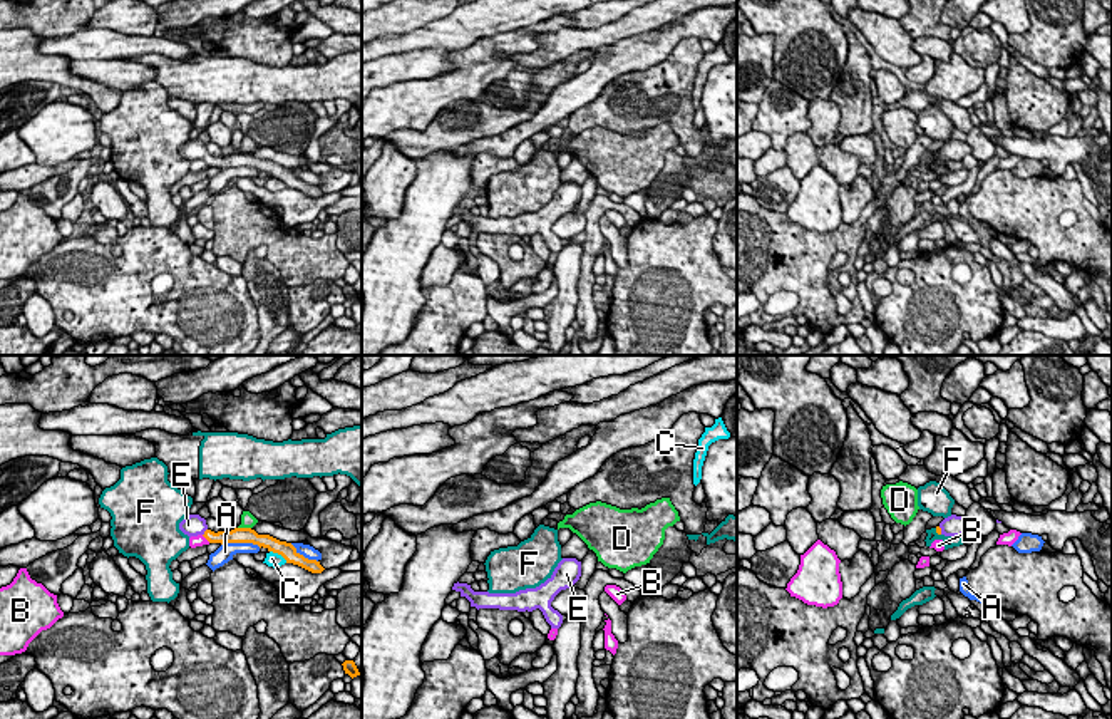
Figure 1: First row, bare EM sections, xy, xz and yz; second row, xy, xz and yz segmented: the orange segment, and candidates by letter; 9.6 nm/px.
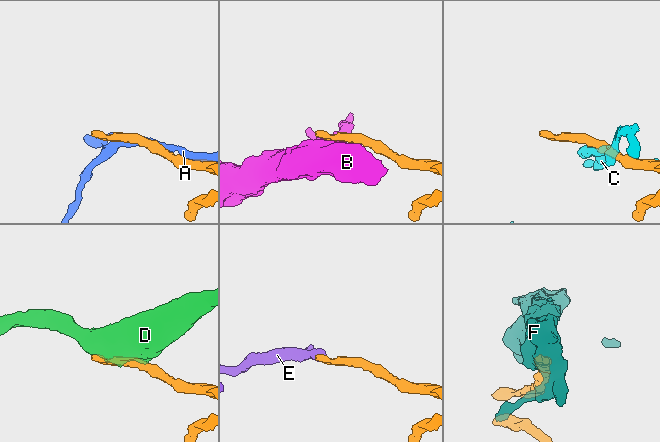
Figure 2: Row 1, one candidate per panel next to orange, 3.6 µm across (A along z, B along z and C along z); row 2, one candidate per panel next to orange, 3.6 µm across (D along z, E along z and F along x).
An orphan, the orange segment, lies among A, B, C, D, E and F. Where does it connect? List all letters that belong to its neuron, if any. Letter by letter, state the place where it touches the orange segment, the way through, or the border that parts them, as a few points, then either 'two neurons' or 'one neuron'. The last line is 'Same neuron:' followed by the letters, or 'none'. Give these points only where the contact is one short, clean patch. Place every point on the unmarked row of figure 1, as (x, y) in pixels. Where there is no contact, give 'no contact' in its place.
A: contact xy (241, 166); two neurons
B: contact xy (206, 163); two neurons
C: contact xy (278, 178); border xy (270, 175), (287, 186); two neurons
D: contact xy (245, 153); two neurons
E: contact xy (205, 156); way xy (221, 161), (211, 161), (205, 156), (193, 150); one neuron
F: contact yz (936, 156); border yz (935, 153), (940, 160); two neurons
Same neuron: E

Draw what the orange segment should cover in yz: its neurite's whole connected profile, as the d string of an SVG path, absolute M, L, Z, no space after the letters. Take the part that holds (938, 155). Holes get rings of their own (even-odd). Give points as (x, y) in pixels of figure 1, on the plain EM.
M956 139L945 142L936 151L936 158L945 161L961 161L966 154L971 154L971 147L966 144L966 141Z

